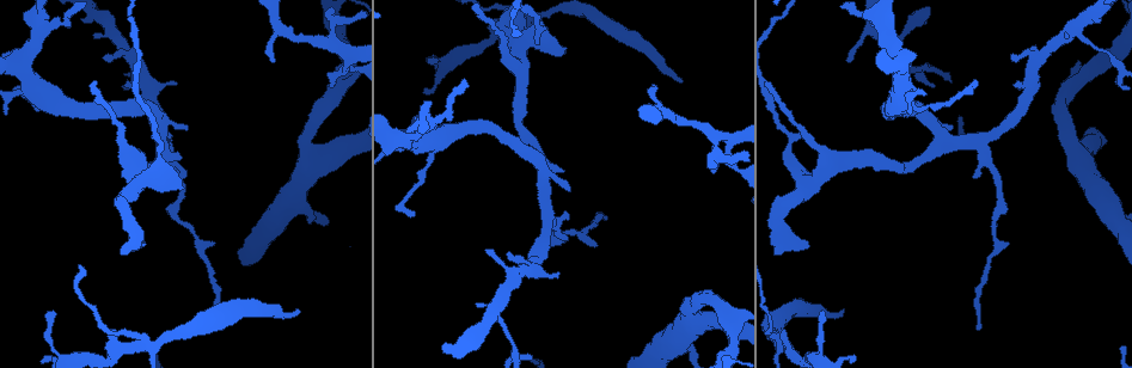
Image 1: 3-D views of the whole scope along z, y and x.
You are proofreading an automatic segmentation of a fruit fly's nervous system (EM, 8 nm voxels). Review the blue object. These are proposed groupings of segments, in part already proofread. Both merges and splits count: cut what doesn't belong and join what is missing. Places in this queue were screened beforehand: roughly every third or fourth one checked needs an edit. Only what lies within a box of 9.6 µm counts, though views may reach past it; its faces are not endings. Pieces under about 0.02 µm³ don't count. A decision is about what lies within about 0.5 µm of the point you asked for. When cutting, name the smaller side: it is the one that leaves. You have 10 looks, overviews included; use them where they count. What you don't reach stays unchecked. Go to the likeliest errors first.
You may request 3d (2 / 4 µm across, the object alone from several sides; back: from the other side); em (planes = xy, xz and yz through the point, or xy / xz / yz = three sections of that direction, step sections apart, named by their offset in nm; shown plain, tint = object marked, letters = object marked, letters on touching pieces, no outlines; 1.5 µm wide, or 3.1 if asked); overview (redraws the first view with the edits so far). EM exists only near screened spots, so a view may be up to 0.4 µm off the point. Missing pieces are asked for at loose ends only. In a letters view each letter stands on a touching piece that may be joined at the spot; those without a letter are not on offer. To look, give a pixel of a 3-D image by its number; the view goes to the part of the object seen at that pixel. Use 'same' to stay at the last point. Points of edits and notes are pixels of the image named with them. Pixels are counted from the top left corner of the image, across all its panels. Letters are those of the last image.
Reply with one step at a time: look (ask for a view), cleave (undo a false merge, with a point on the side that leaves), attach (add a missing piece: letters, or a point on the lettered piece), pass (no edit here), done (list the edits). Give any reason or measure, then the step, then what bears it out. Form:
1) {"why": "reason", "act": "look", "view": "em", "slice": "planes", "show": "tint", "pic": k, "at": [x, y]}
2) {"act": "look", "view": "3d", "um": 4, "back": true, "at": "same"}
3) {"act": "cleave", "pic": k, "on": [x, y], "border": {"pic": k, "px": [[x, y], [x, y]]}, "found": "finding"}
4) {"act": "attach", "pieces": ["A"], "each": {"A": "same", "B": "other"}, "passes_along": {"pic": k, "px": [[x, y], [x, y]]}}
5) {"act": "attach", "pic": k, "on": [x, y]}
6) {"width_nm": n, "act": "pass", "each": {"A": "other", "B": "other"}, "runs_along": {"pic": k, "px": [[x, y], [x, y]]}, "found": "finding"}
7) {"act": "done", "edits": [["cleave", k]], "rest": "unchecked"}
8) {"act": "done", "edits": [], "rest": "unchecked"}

{"why": "free end", "act": "look", "view": "em", "slice": "planes", "show": "letters", "pic": 1, "at": [843, 308]}

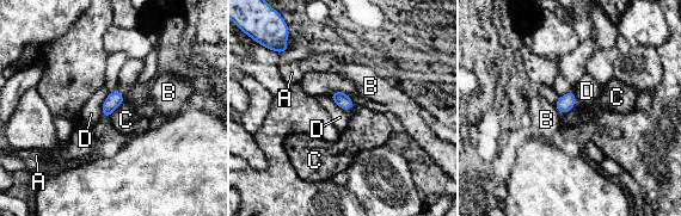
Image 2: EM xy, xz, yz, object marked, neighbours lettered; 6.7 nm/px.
{"longest_contact_nm": ["D", 180], "act": "pass", "each": {"A": "other", "B": "other", "C": "other", "D": "other"}, "found": "none of them fits"}

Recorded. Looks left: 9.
{"why": "thin arm on a thick one", "act": "look", "view": "3d", "um": 4, "pic": 1, "at": [50, 104]}

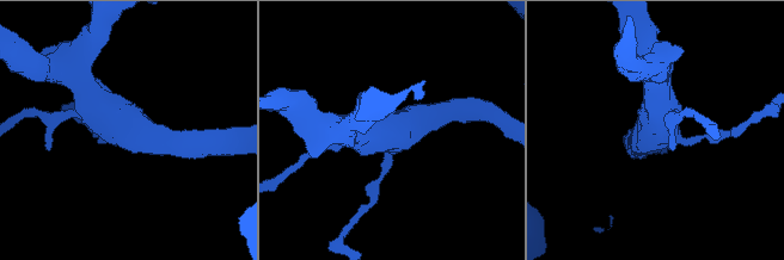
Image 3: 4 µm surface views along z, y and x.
{"act": "look", "view": "em", "slice": "yz", "step": 8, "show": "letters", "pic": 3, "at": [119, 135]}

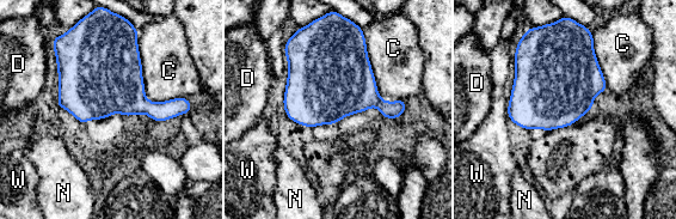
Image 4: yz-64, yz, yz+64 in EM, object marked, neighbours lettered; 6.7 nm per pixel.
{"longest_contact_nm": ["C", 550], "act": "pass", "each": {"C": "other", "D": "other", "N": "other", "W": "other"}, "border": {"pic": 4, "px": [[136, 30], [145, 96], [184, 98]]}, "found": "continuous, no second neuron"}

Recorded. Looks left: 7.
{"why": "three arms meet", "act": "look", "view": "3d", "um": 2, "pic": 1, "at": [545, 177]}

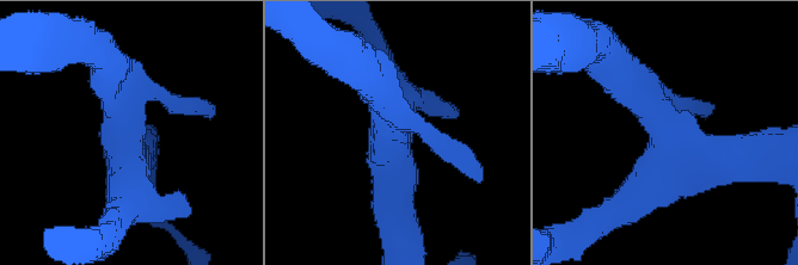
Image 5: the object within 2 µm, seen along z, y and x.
{"why": "need the tissue", "act": "look", "view": "em", "slice": "xz", "step": 8, "show": "tint", "pic": 5, "at": [125, 143]}

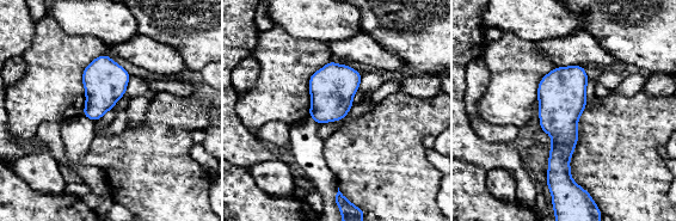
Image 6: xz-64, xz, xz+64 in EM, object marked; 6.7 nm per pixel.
{"act": "look", "view": "em", "slice": "planes", "show": "letters", "at": "same"}

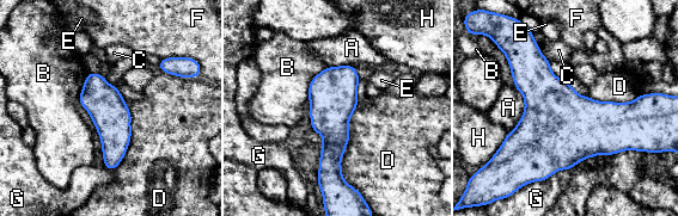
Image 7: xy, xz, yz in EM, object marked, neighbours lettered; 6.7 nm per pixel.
{"width_nm": 260, "act": "pass", "each": {"A": "other", "B": "other", "C": "other", "D": "other", "E": "other", "F": "other", "G": "other", "H": "other"}, "border": {"pic": 7, "px": [[359, 102], [341, 159], [358, 191]]}, "found": "continuous, no second neuron"}

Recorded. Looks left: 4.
{"why": "tapers out", "act": "look", "view": "em", "slice": "xy", "step": 8, "show": "letters", "pic": 1, "at": [53, 312]}

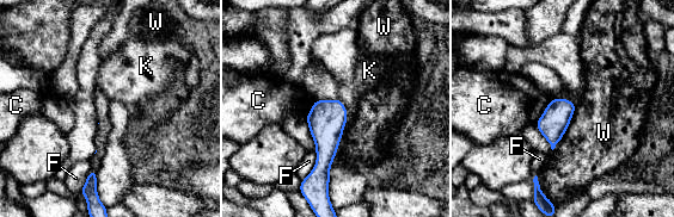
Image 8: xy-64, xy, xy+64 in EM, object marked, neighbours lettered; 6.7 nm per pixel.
{"act": "pass", "each": {"C": "other", "F": "other", "K": "other", "W": "other"}, "border": {"pic": 8, "px": [[553, 98], [534, 124]]}, "found": "none of them fits"}

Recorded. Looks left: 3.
{"act": "done", "edits": [], "rest": "unchecked"}

